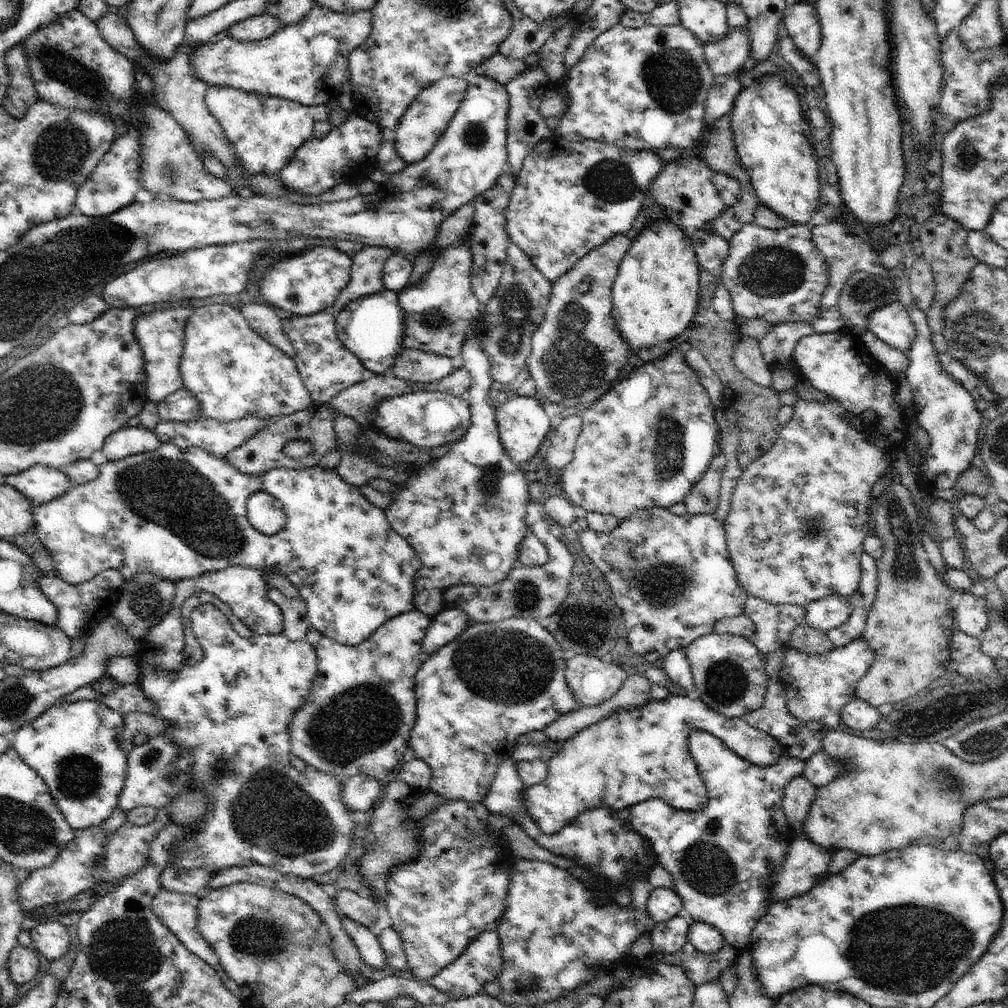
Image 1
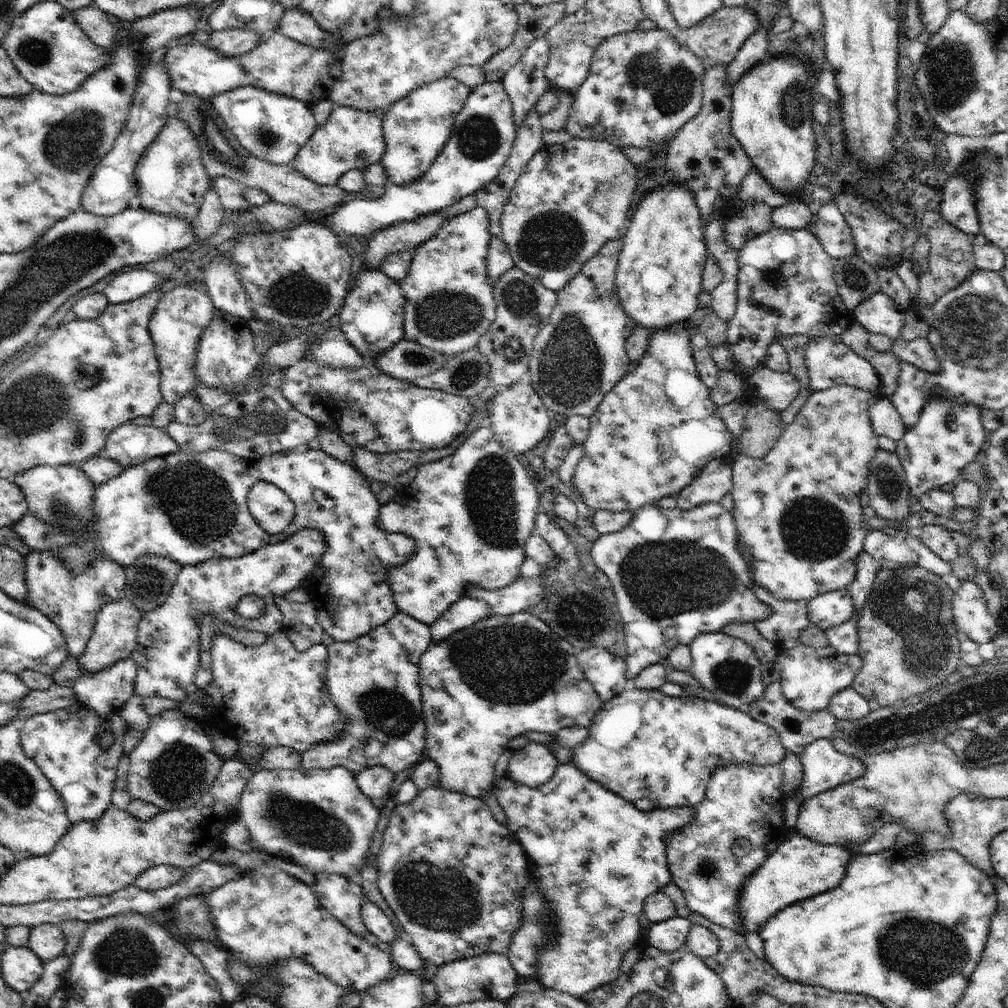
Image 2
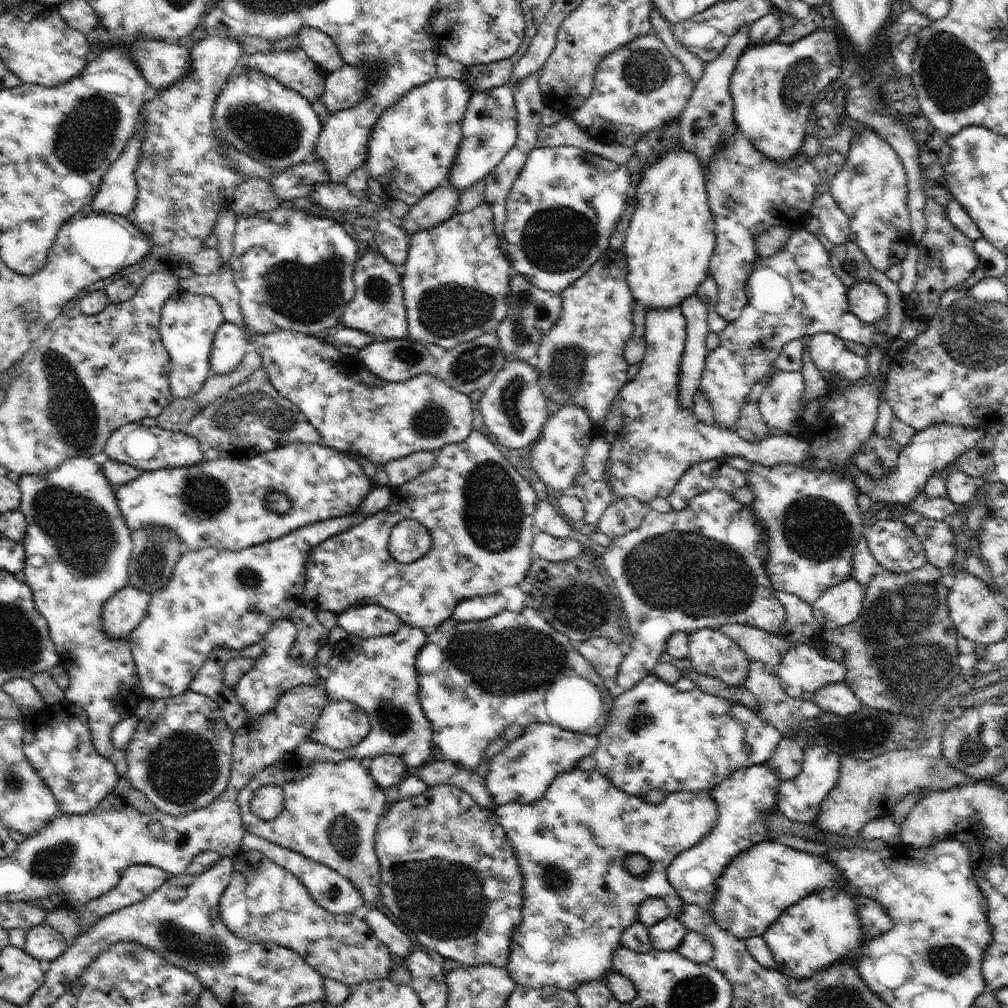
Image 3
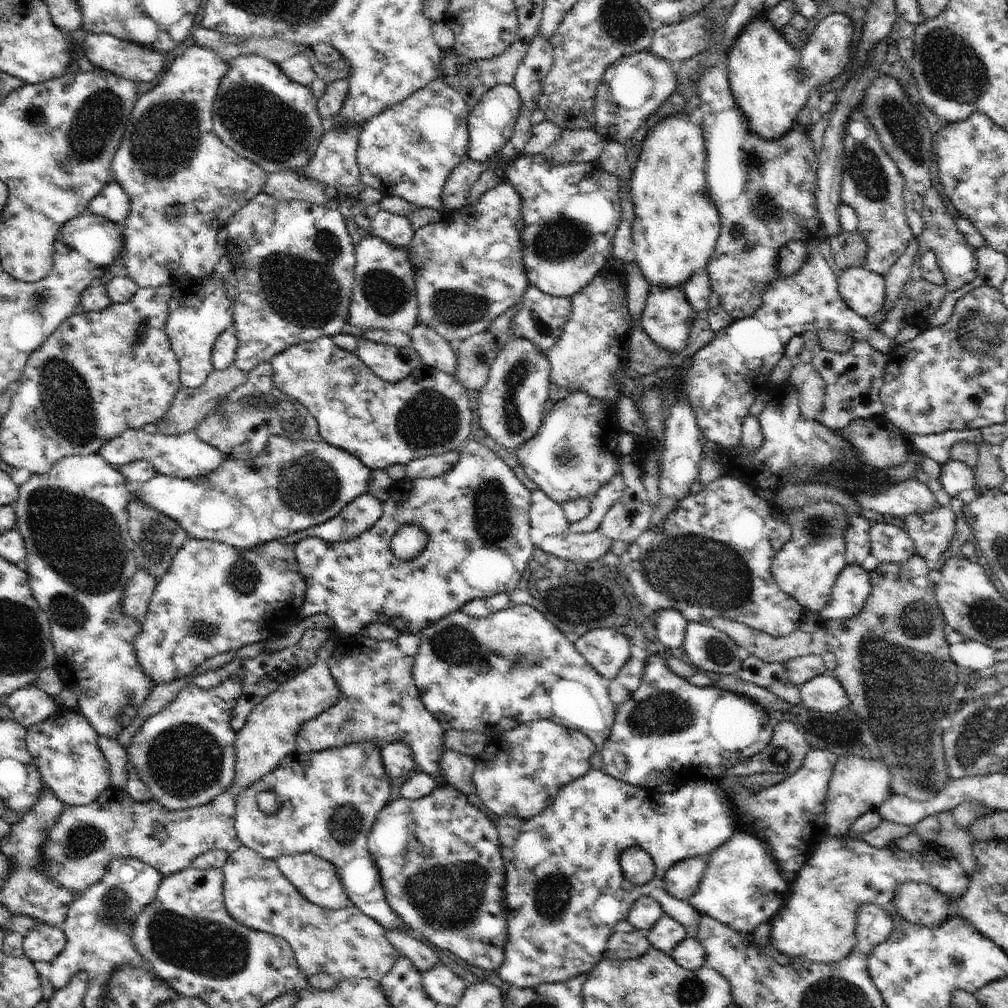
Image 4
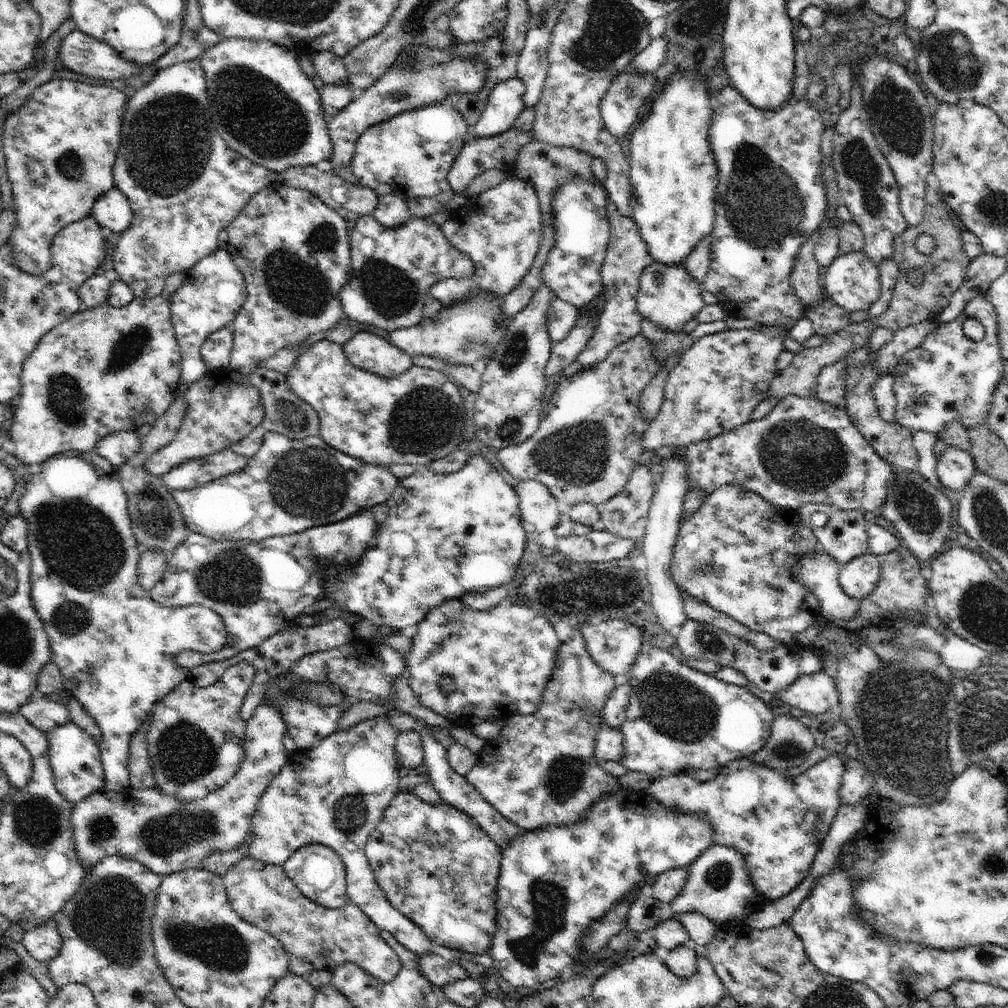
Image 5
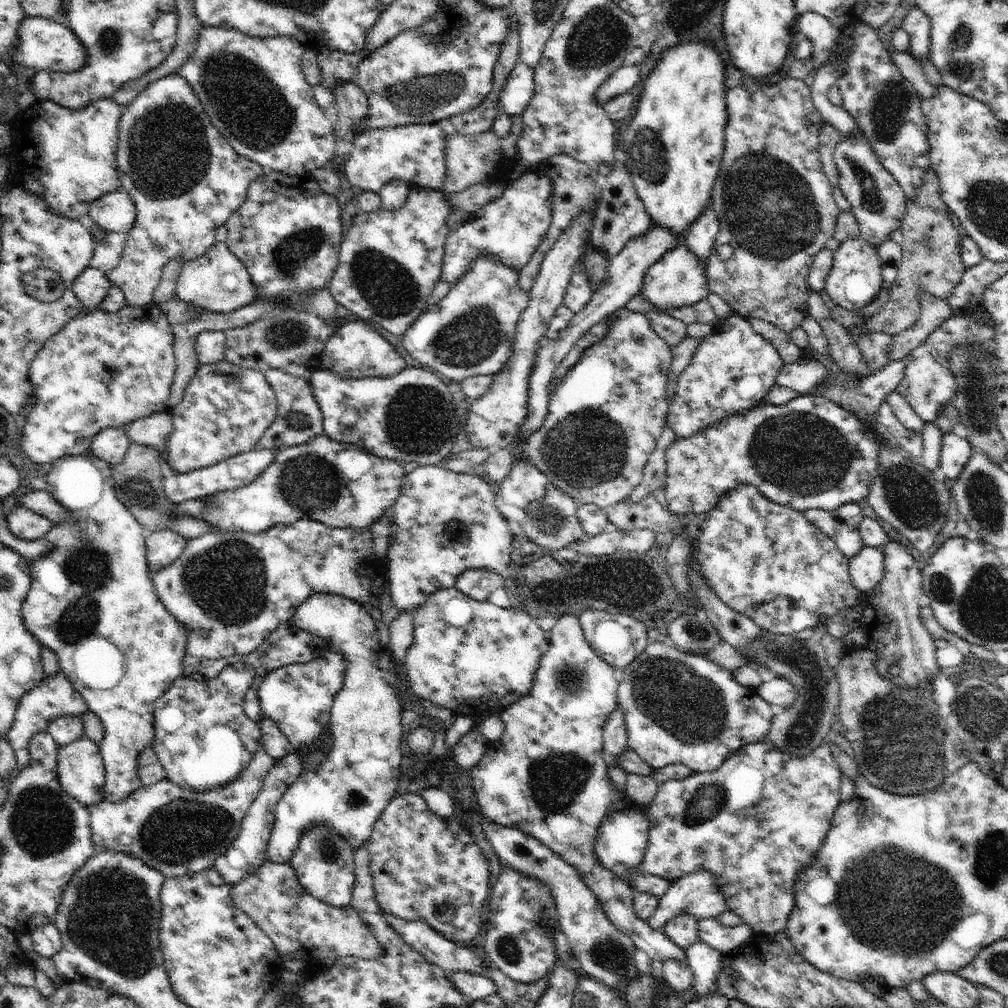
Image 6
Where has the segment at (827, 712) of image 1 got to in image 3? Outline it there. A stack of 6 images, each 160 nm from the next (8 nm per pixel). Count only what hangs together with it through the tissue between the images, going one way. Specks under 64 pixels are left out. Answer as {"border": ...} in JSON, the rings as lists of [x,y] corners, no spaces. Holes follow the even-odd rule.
{"border":[[[806,644],[792,647],[777,666],[781,685],[794,698],[812,700],[814,692],[845,679],[843,662],[829,660],[821,650]]]}

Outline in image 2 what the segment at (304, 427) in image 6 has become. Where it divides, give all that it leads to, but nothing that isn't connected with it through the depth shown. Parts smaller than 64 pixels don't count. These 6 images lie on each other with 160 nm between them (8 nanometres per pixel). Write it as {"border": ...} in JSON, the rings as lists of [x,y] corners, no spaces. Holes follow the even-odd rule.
{"border":[[[275,384],[264,386],[258,392],[248,391],[236,395],[199,425],[188,426],[174,420],[164,430],[178,443],[180,451],[201,453],[214,449],[239,457],[281,453],[318,438],[316,422],[294,408]]]}

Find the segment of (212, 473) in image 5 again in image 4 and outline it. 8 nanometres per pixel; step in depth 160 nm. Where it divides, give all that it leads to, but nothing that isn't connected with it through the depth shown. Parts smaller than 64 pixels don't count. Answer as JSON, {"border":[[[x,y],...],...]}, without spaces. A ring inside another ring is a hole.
{"border":[[[126,429],[100,448],[99,452],[108,464],[113,467],[123,467],[125,464],[137,461],[150,461],[158,473],[181,479],[195,479],[214,472],[227,456],[216,447],[199,439],[195,429],[181,435],[163,435],[159,432],[150,434],[142,429]]]}

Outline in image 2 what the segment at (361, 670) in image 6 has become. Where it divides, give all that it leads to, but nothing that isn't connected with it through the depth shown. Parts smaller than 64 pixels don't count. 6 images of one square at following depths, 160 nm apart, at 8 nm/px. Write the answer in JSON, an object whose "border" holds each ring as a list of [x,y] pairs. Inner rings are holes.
{"border":[[[343,766],[300,772],[290,769],[262,769],[250,778],[241,794],[237,820],[246,825],[257,850],[271,856],[286,853],[291,856],[292,863],[302,865],[312,873],[326,871],[360,879],[360,870],[370,856],[372,834],[381,810],[360,790],[356,777],[355,773]]]}

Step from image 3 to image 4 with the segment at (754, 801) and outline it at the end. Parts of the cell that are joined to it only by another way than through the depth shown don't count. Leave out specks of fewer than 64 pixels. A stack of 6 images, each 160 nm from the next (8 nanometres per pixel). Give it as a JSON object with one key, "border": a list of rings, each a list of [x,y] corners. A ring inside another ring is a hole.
{"border":[[[709,854],[681,860],[664,873],[664,888],[678,900],[687,901],[698,890]]]}

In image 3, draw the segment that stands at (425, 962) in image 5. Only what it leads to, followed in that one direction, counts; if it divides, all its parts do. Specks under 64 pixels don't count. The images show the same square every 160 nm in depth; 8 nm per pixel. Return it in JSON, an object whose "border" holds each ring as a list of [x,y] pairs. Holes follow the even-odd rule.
{"border":[[[366,906],[357,910],[357,914],[367,920],[369,927],[375,932],[380,942],[387,946],[391,954],[407,959],[412,954],[412,937],[396,926],[384,913],[378,909],[369,909]]]}

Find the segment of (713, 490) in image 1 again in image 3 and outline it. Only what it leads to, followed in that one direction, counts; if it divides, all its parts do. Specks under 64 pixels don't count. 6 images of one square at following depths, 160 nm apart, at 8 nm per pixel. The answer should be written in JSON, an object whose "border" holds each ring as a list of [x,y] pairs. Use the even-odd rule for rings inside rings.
{"border":[[[712,459],[692,465],[678,480],[667,500],[674,510],[682,510],[703,492],[718,489],[735,491],[747,484],[747,474],[723,461]]]}

